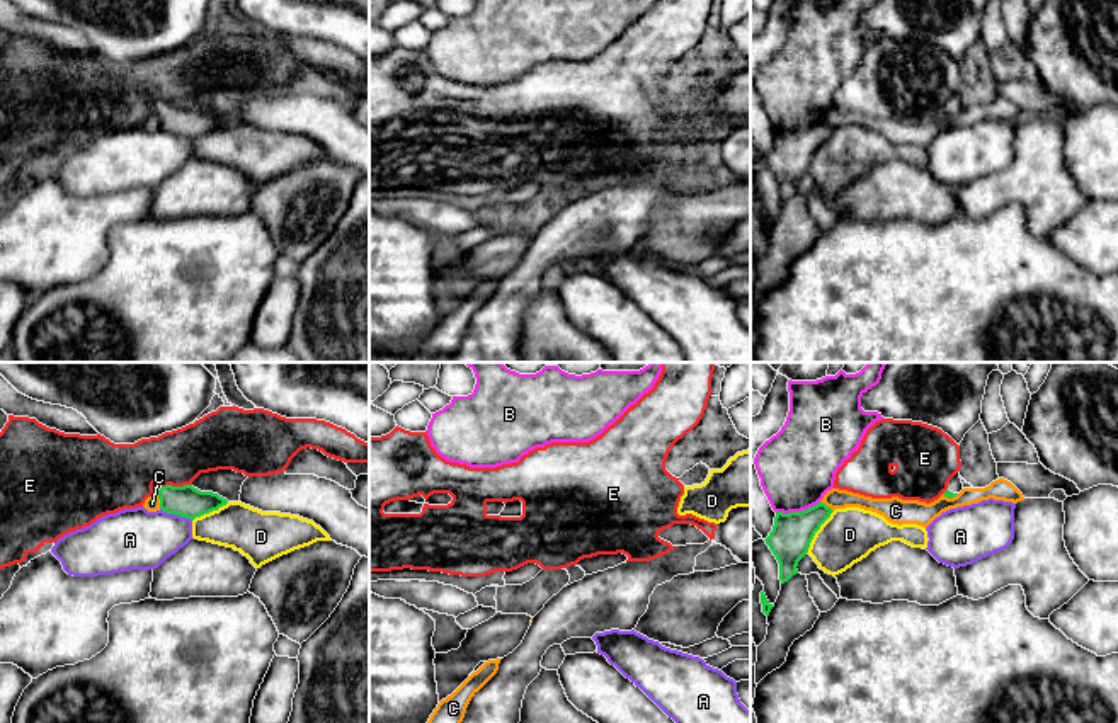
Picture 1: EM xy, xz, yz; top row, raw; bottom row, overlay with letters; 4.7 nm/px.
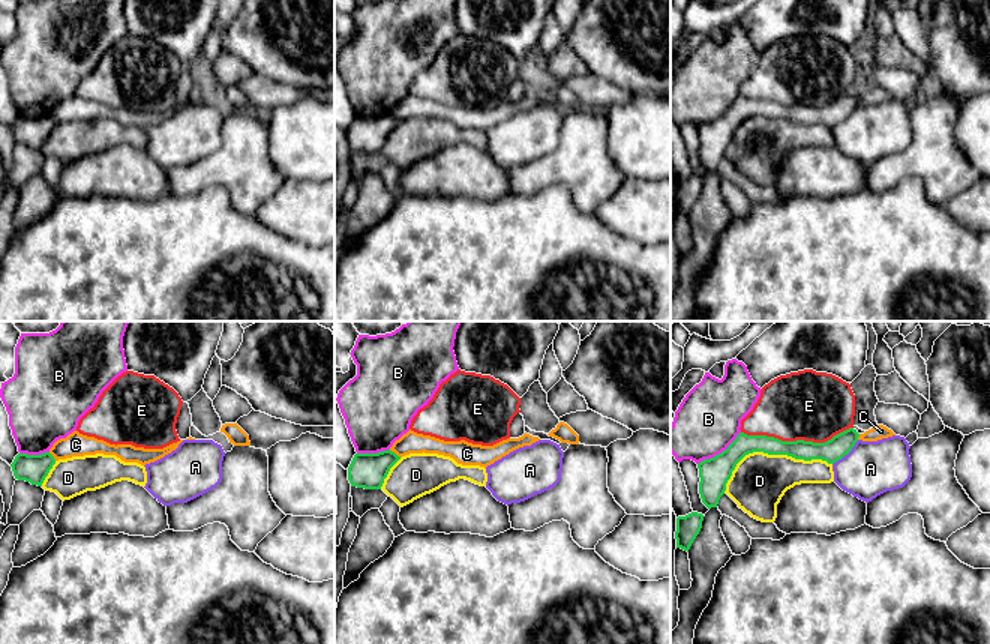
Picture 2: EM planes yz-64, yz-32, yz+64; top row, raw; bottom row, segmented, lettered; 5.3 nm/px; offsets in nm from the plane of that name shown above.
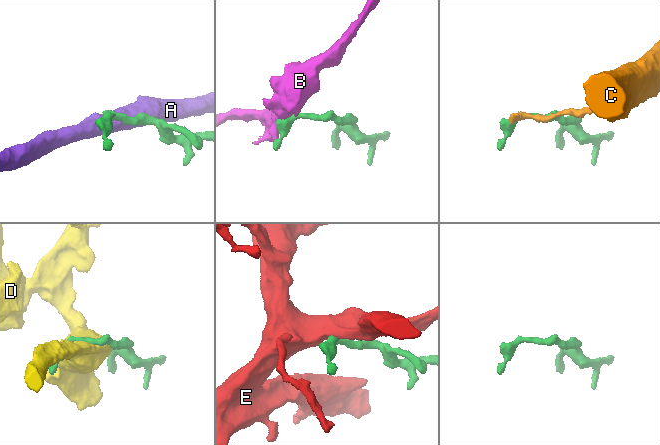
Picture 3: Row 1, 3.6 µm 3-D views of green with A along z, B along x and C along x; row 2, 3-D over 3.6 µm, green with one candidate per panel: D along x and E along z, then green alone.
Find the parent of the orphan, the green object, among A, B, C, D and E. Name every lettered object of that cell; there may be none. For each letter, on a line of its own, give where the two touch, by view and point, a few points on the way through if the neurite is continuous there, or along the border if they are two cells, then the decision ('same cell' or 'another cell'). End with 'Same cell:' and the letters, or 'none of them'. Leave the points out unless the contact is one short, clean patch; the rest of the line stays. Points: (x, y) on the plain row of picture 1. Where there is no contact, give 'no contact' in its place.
A: xy (176, 133) | another cell
B: yz (797, 131) | another cell
C: xy (160, 119) | another cell
D: yz (815, 150) | another cell
E: xy (176, 106) | another cell
Same cell: none of them

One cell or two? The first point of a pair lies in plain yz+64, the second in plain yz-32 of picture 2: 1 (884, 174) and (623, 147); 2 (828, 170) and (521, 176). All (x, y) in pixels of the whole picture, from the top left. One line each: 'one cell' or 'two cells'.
1: two cells
2: two cells

